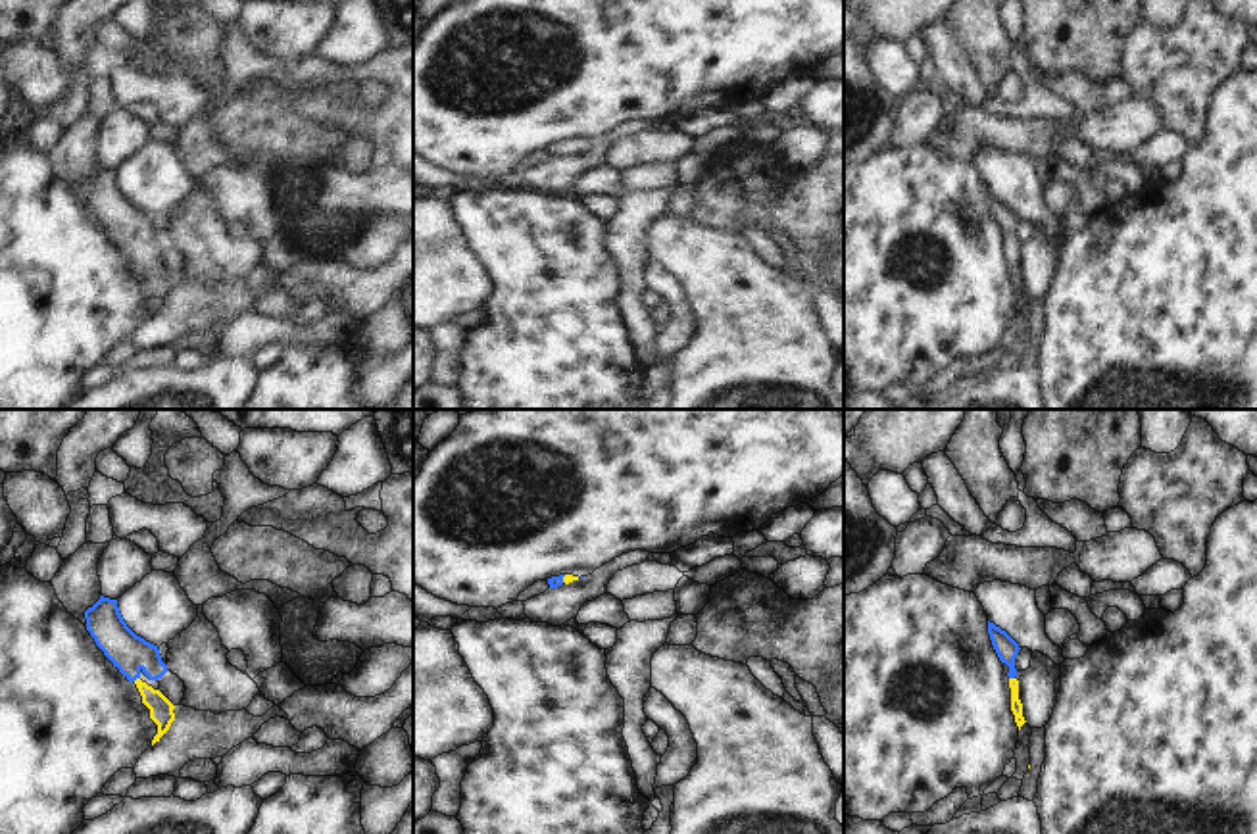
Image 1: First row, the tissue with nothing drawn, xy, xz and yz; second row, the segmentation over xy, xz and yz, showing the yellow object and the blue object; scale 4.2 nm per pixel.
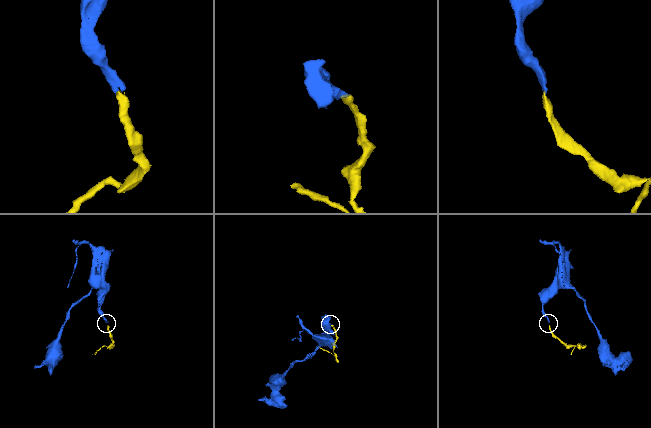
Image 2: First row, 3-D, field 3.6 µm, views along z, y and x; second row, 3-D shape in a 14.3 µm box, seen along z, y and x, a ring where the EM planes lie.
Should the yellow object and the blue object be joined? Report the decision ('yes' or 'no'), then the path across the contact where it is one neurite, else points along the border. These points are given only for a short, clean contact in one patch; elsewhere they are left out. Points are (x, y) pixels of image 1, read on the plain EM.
yes; runs through xy (160, 277), (137, 248), (127, 221)

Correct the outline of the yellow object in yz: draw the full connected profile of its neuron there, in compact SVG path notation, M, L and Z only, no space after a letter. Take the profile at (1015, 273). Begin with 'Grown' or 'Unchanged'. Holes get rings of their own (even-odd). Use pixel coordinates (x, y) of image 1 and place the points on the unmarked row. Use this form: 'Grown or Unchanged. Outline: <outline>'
Grown. Outline: M988 190L988 204L992 209L992 215L999 227L1001 233L1005 233L1009 236L1009 258L1011 258L1011 281L1015 284L1015 292L1021 300L1021 296L1026 292L1023 286L1023 273L1019 269L1019 250L1017 246L1017 238L1015 238L1015 227L1019 223L1019 213L999 196L996 196L994 192Z

